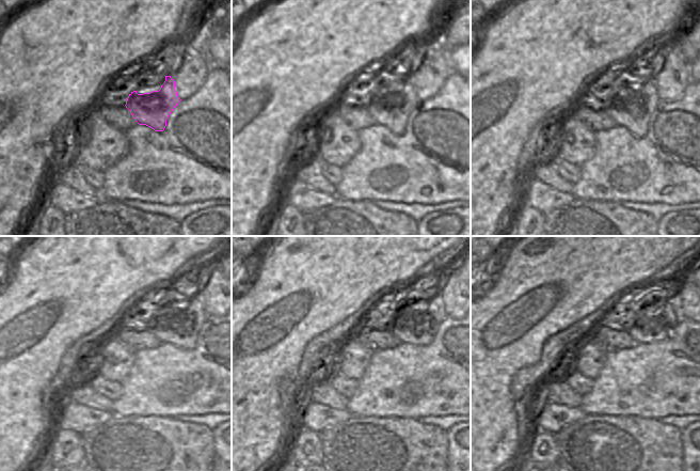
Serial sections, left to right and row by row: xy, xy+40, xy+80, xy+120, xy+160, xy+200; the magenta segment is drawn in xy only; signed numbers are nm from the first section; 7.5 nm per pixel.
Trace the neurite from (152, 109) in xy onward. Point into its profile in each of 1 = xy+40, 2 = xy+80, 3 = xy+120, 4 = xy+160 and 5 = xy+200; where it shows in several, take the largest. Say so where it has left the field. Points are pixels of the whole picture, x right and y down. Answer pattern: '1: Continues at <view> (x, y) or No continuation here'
1: Continues at xy+40 (395, 116)
2: Continues at xy+80 (635, 118)
3: Continues at xy+120 (174, 333)
4: Continues at xy+160 (411, 332)
5: Continues at xy+200 (652, 331).

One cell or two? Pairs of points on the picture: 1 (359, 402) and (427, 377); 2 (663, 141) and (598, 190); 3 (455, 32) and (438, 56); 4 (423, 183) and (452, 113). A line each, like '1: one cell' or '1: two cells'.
1: one cell
2: one cell
3: two cells
4: one cell

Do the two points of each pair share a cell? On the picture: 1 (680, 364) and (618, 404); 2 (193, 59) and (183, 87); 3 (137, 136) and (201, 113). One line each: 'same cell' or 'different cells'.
1: same cell
2: same cell
3: same cell

